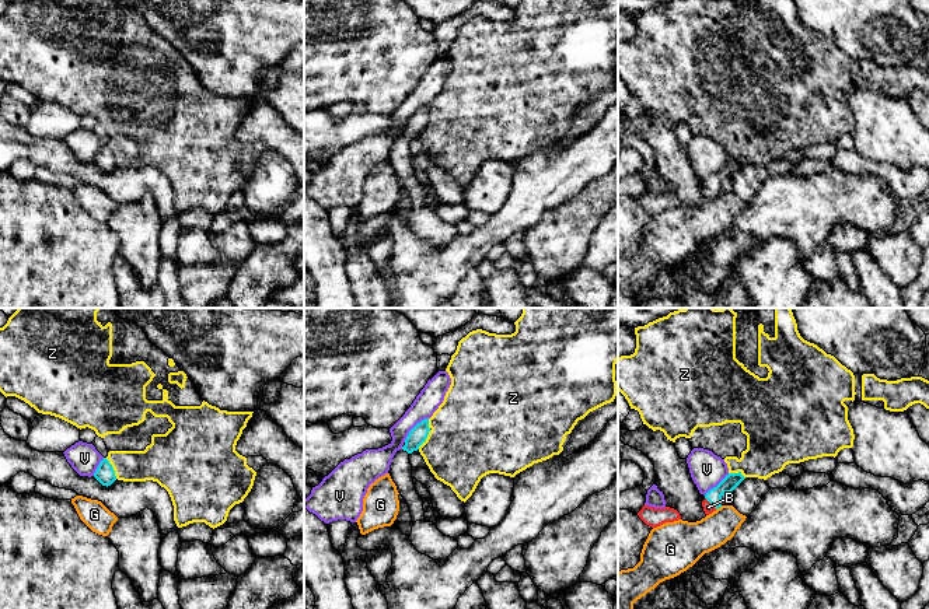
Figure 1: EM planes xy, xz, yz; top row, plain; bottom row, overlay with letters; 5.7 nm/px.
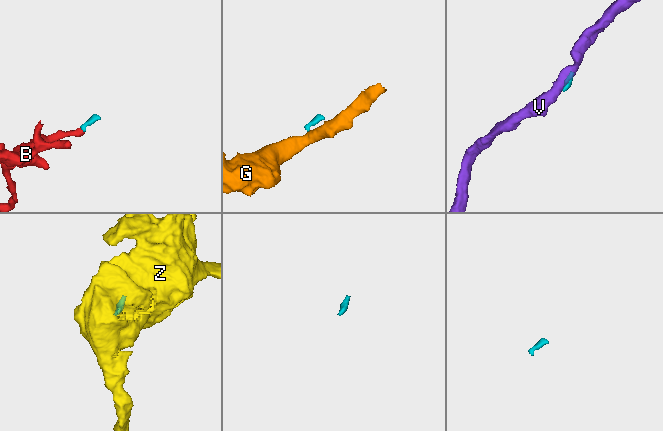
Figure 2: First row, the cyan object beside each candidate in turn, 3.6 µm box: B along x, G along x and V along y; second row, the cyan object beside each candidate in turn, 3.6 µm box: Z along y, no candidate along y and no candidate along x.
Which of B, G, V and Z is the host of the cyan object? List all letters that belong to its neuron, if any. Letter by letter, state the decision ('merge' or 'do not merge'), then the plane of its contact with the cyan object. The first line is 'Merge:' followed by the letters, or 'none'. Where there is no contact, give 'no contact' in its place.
Merge: B
B: merge; contact in yz
G: do not merge; contact in yz
V: do not merge; contact in xz
Z: do not merge; contact in xz

